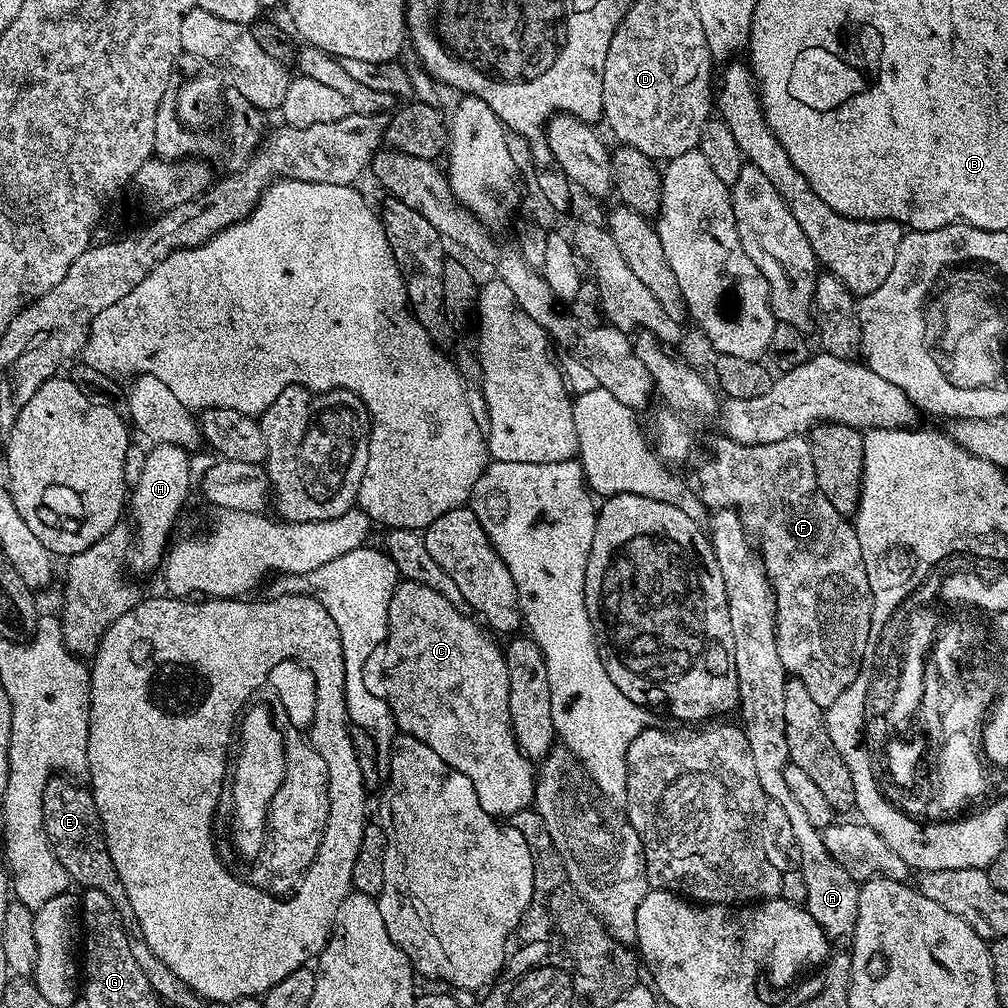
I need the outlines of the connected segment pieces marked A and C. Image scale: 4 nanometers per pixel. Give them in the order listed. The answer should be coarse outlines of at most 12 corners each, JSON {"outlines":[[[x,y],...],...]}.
{"outlines":[[[734,508],[706,525],[726,586],[739,723],[790,817],[806,907],[847,945],[860,884],[786,786],[776,594]],[[397,584],[362,682],[474,786],[533,807],[510,678],[483,623]]]}

